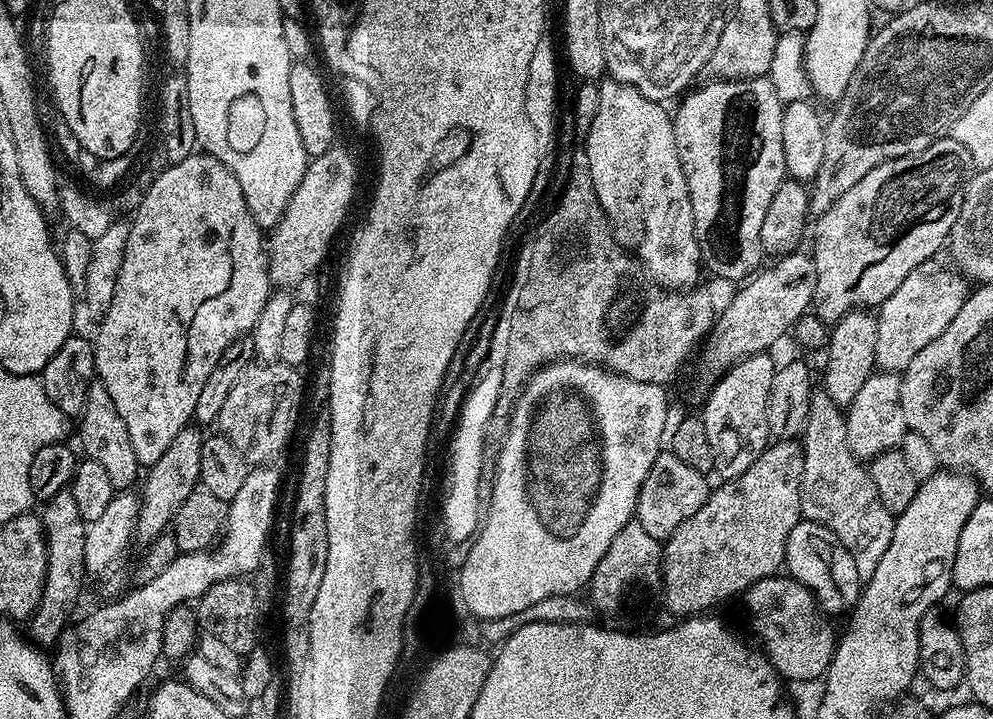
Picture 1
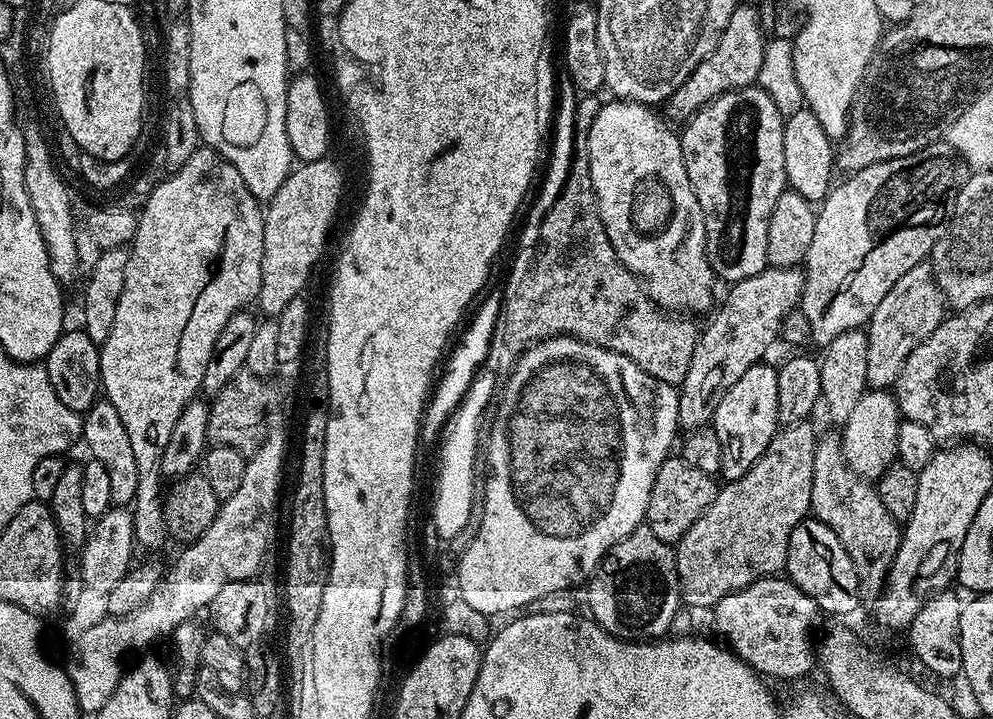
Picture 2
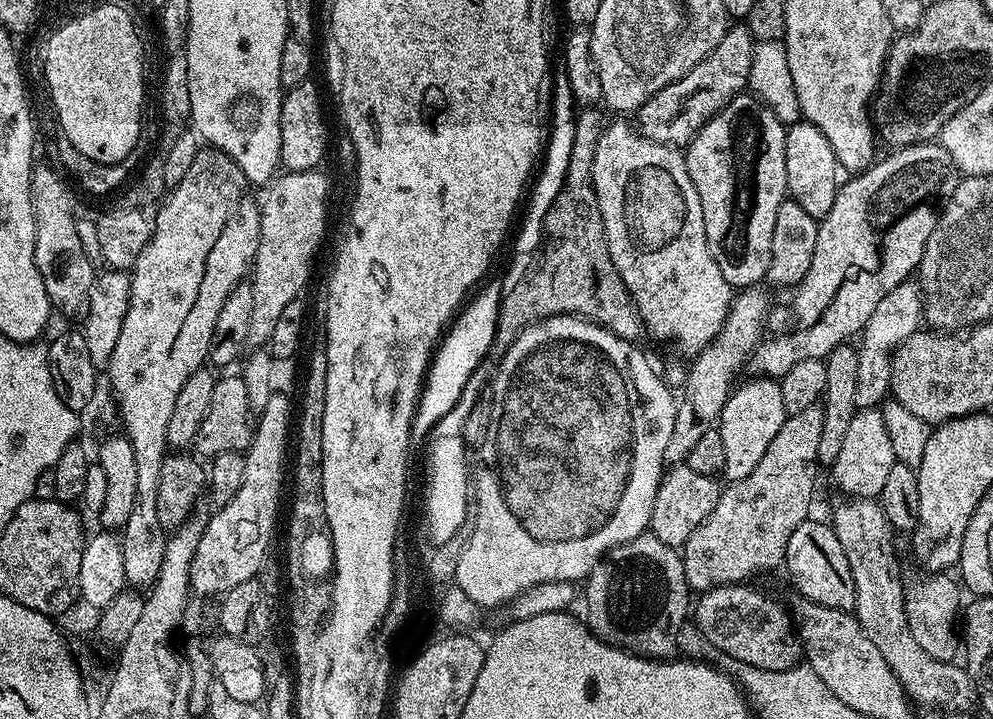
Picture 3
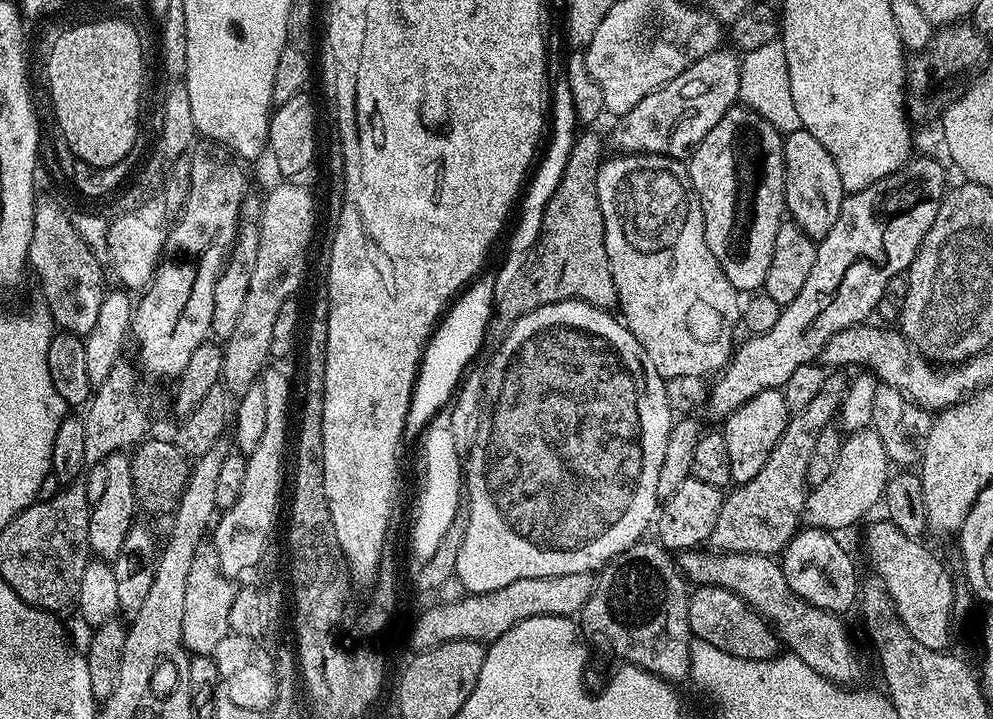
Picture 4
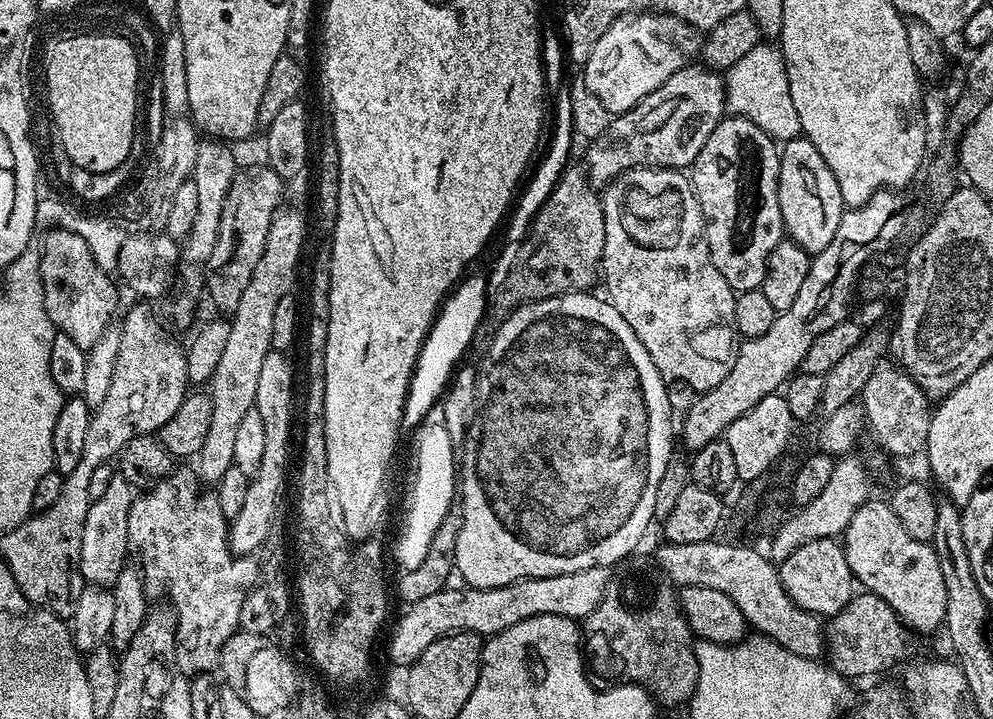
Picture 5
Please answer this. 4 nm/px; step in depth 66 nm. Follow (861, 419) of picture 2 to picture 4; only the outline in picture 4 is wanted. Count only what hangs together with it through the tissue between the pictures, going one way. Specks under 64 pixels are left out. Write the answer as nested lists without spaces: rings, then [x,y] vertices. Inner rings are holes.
[[[871,426],[845,435],[838,450],[838,462],[834,462],[834,471],[826,477],[822,486],[811,489],[804,501],[803,523],[829,530],[848,528],[858,523],[875,504],[877,507],[883,501],[889,475],[890,461],[886,446]]]

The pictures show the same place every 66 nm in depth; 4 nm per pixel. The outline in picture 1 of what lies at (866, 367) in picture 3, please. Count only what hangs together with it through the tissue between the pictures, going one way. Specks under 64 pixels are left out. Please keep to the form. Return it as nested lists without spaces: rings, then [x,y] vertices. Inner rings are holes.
[[[935,259],[927,260],[914,270],[910,270],[910,274],[906,274],[906,282],[902,282],[902,286],[898,286],[898,290],[894,290],[894,294],[890,294],[890,298],[886,298],[886,302],[879,305],[878,311],[875,313],[878,326],[876,366],[879,371],[903,373],[904,368],[910,366],[914,354],[918,354],[918,350],[930,346],[930,342],[934,342],[934,338],[938,338],[938,334],[942,334],[942,330],[946,330],[946,326],[950,326],[950,322],[954,322],[958,310],[962,310],[965,300],[968,299],[970,288],[965,277],[951,267],[943,268],[942,265],[936,263]]]

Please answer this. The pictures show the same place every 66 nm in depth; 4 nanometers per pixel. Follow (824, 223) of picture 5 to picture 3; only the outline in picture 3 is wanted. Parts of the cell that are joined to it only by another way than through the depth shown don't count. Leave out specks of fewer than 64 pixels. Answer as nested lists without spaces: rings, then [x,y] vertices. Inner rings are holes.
[[[803,118],[796,124],[787,125],[784,137],[786,138],[788,196],[794,202],[798,202],[798,206],[802,206],[806,214],[823,218],[830,210],[830,206],[834,206],[838,187],[838,179],[836,180],[838,165],[834,150],[830,142],[826,142],[826,134],[822,134],[818,126]]]

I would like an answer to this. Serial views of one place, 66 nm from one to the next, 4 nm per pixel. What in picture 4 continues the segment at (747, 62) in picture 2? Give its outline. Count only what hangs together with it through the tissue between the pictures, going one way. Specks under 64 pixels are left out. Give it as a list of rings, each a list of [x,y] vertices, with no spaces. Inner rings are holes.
[[[732,46],[715,48],[701,60],[678,74],[666,86],[646,94],[634,110],[619,117],[616,129],[612,132],[612,144],[620,154],[658,154],[672,156],[676,160],[691,157],[702,138],[722,122],[722,118],[741,99],[740,61],[741,53]],[[728,47],[728,48],[727,48]]]

